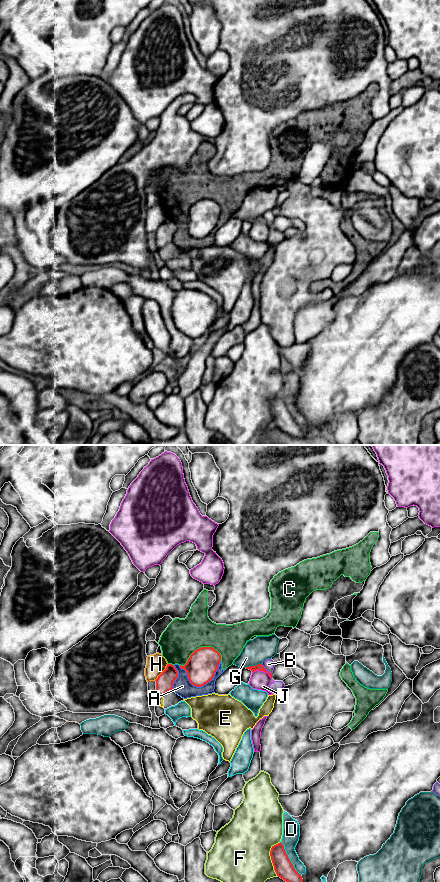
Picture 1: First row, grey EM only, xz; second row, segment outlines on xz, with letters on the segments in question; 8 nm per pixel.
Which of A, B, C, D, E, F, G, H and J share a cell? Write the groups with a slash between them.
A C / B / D / E / F / G / H / J

